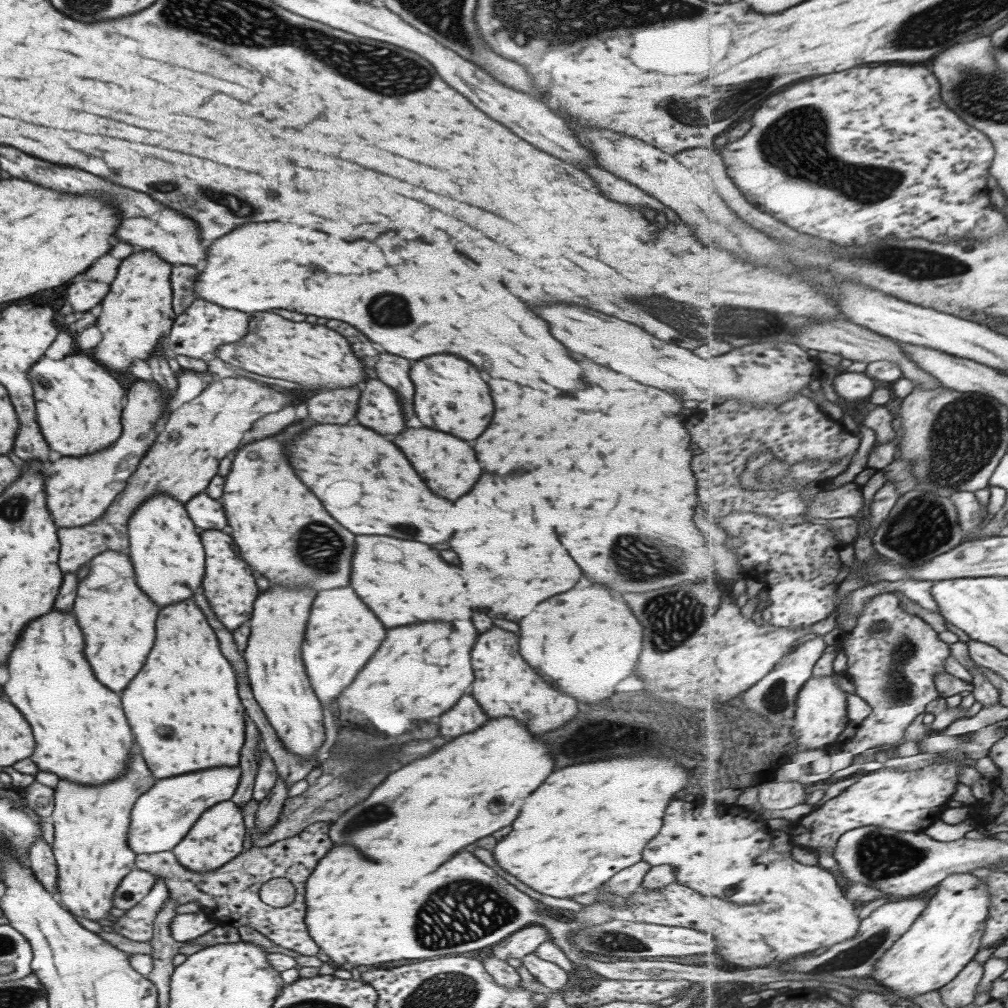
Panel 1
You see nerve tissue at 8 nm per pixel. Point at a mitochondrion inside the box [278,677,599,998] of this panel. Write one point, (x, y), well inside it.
(464, 910)

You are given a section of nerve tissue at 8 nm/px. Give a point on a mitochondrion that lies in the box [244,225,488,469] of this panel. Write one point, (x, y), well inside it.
(388, 309)

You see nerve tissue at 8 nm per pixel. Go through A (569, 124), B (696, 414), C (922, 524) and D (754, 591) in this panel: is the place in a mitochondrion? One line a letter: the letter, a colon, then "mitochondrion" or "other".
A: other
B: other
C: mitochondrion
D: other

